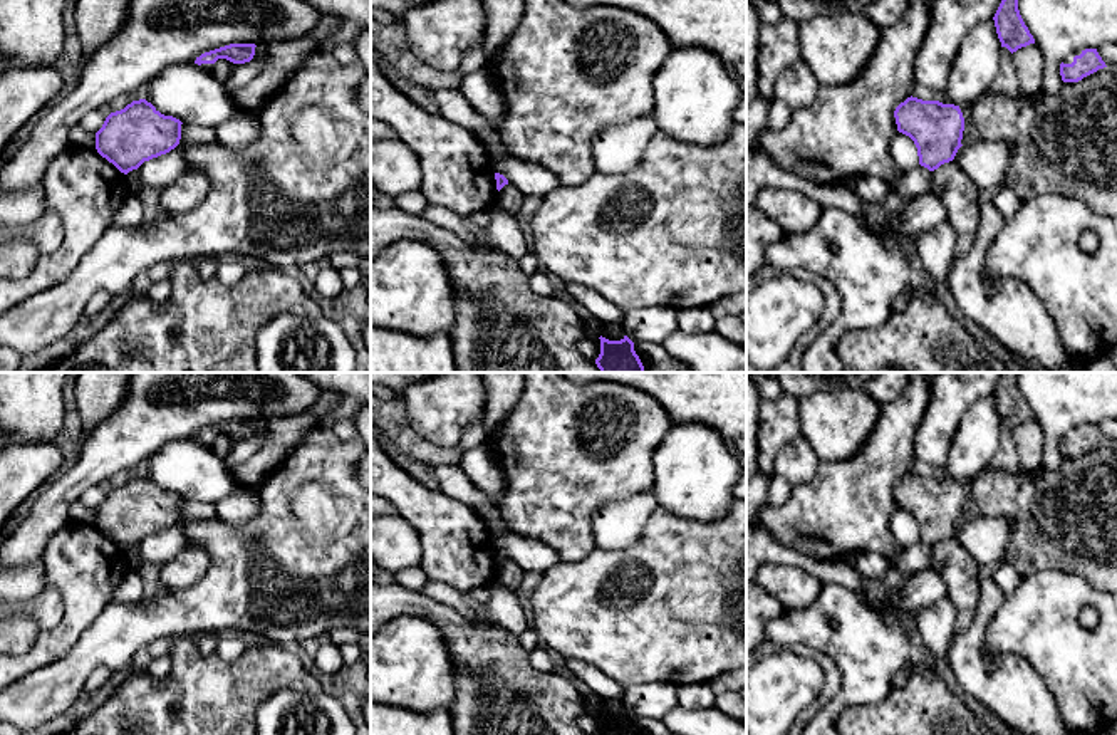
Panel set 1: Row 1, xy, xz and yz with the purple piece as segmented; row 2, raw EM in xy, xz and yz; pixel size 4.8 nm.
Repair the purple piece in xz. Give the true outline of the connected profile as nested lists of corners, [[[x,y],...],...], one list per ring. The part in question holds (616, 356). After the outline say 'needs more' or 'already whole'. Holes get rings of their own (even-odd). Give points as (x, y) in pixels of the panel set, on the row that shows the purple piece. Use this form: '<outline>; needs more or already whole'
[[[624,336],[621,341],[600,339],[600,354],[595,359],[600,373],[646,373],[634,342]]]; already whole

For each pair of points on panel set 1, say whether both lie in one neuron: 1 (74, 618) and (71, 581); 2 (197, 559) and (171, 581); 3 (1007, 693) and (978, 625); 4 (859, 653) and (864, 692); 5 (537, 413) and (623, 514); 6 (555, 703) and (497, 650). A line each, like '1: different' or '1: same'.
1: same
2: same
3: same
4: same
5: different
6: same

